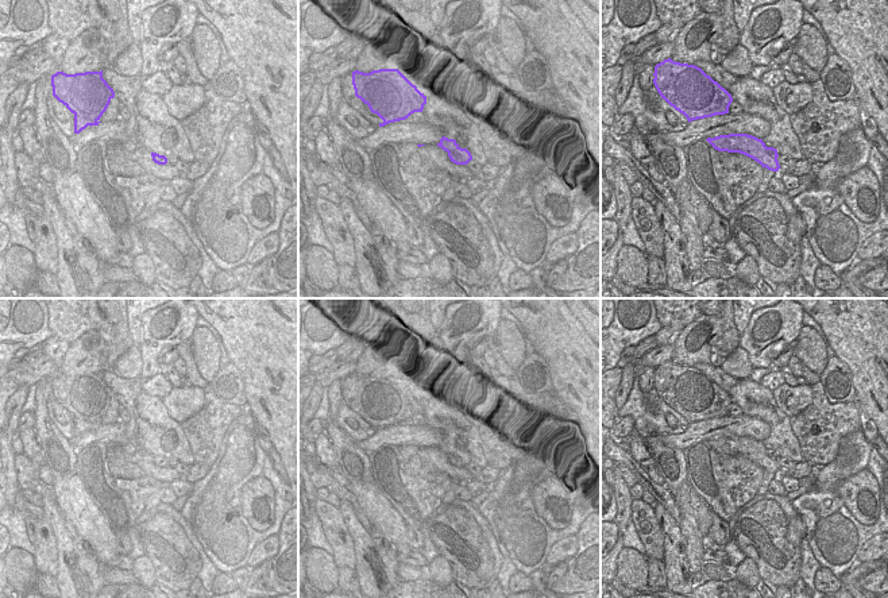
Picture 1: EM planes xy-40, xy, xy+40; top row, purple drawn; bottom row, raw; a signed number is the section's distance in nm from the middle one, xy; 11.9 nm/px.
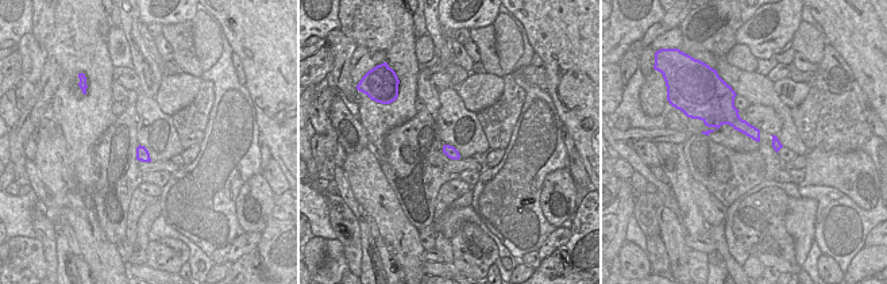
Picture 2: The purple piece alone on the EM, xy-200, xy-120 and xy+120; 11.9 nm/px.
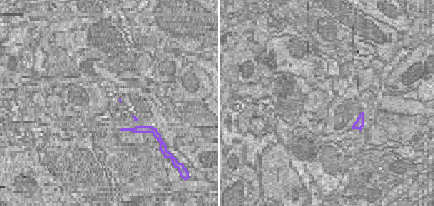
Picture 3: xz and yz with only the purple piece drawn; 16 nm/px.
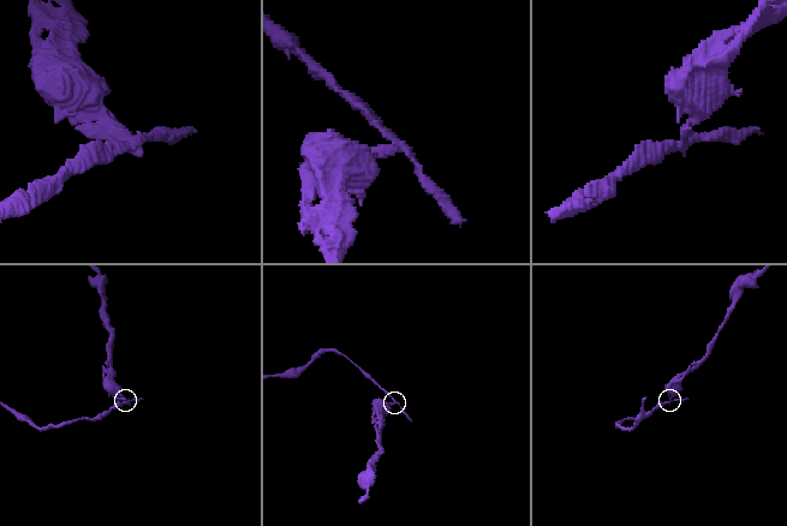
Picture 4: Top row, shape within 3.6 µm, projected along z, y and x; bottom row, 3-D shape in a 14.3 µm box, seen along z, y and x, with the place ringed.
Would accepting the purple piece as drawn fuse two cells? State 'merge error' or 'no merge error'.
merge error

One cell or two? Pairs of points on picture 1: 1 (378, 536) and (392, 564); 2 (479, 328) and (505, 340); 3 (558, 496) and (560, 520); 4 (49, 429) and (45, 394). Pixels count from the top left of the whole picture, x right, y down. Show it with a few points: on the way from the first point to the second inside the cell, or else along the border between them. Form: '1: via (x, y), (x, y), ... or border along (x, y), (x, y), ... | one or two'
1: via (381, 543), (387, 551), (387, 558) | one
2: border along (500, 323), (494, 338) | two
3: via (558, 501), (559, 514) | one
4: via (42, 421), (42, 402) | one

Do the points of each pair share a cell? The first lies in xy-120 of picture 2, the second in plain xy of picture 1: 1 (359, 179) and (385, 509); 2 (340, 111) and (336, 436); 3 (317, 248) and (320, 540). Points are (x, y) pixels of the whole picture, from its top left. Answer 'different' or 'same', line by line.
1: same
2: different
3: different

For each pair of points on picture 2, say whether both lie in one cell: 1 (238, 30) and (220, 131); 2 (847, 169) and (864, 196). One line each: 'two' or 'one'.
1: two
2: one

